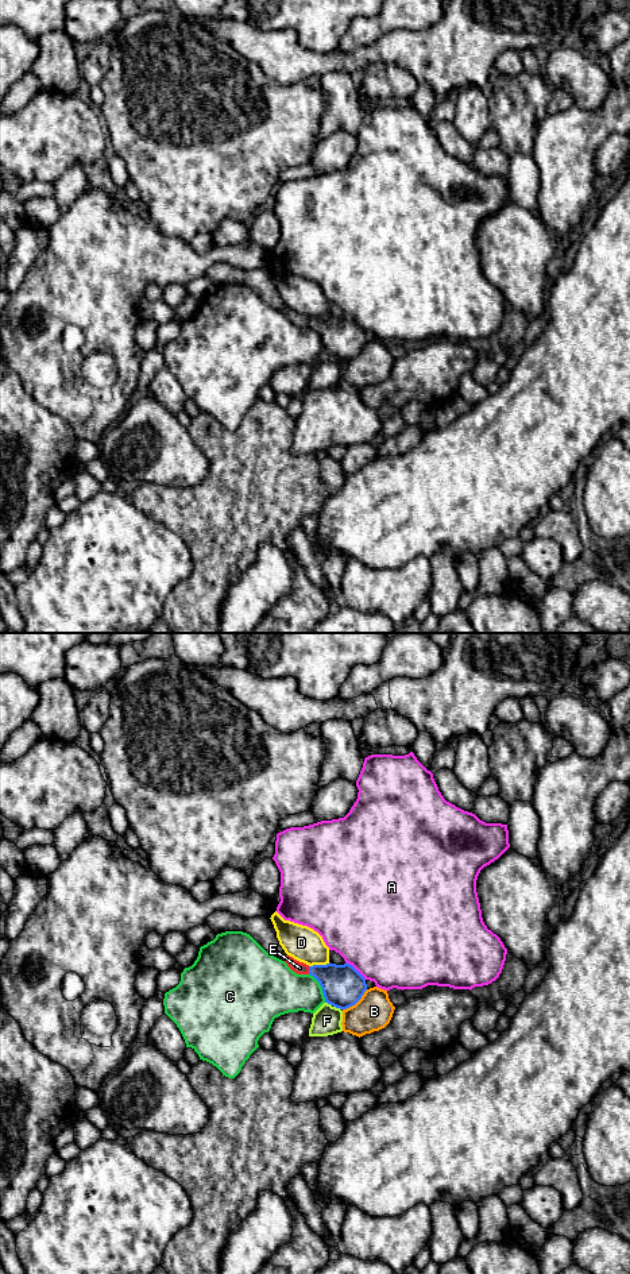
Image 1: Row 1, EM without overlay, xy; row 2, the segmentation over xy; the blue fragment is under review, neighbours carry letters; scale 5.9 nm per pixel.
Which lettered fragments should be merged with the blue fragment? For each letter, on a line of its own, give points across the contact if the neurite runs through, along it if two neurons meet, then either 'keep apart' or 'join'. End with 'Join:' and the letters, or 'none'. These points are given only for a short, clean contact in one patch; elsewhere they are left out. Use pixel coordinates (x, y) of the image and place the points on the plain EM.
A: keep apart
B: keep apart
C: keep apart
D: keep apart
E: runs through xy (343, 338), (331, 328), (309, 323), (300, 320); join
F: keep apart
Join: E

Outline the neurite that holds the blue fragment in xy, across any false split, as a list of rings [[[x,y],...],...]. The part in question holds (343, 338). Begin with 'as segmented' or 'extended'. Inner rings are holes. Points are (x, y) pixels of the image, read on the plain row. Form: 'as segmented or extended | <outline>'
extended | [[[285,309],[287,318],[297,327],[310,327],[321,337],[325,355],[347,362],[355,358],[367,343],[366,331],[349,316],[313,317]]]

